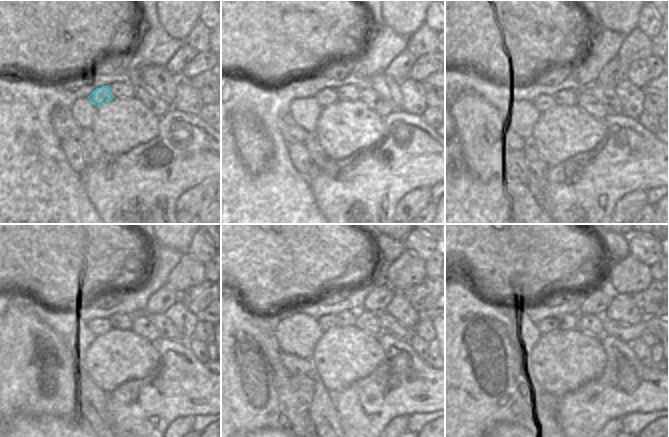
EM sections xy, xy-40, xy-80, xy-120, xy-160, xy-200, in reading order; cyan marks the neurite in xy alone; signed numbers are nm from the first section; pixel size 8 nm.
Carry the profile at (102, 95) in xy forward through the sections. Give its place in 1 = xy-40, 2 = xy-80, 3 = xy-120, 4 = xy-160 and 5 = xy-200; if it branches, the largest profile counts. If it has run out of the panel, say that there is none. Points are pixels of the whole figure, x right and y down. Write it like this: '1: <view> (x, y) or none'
1: xy-40 (327, 96)
2: xy-80 (564, 97)
3: xy-120 (99, 326)
4: xy-160 (344, 319)
5: xy-200 (568, 321)

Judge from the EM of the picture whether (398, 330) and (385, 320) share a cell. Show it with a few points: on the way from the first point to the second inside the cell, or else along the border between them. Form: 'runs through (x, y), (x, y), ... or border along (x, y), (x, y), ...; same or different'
runs through (395, 329), (388, 323); same

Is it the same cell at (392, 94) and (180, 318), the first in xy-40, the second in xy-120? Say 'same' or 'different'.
different

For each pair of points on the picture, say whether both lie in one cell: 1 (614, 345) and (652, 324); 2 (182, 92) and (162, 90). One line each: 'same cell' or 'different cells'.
1: different cells
2: different cells

